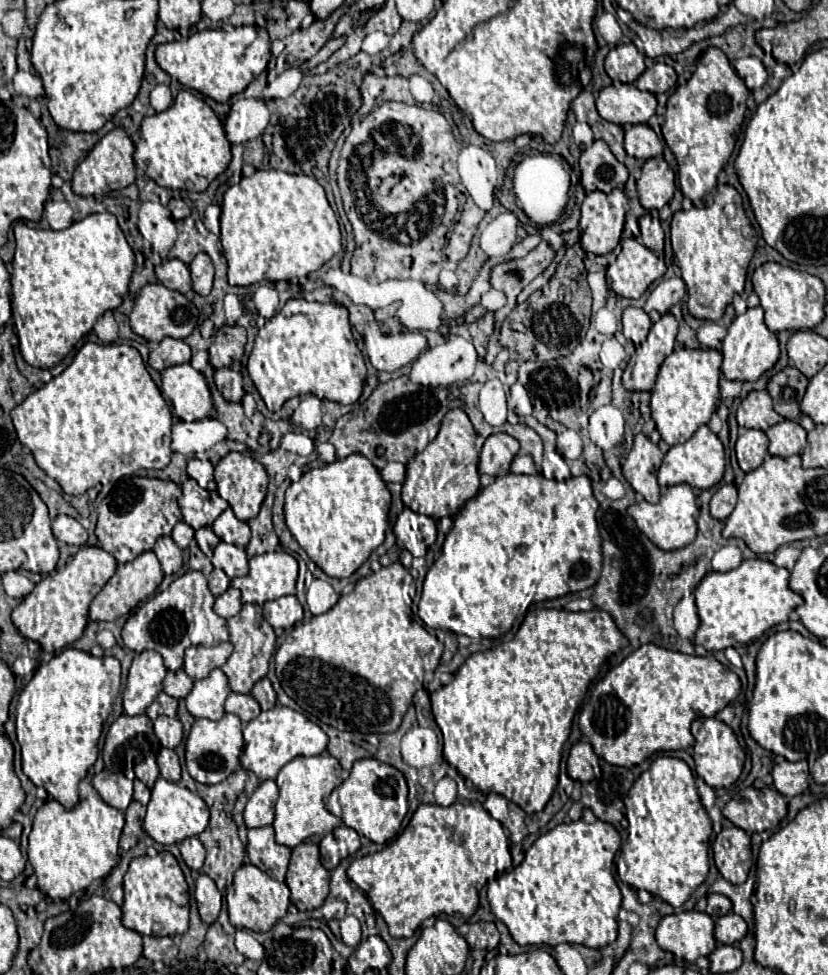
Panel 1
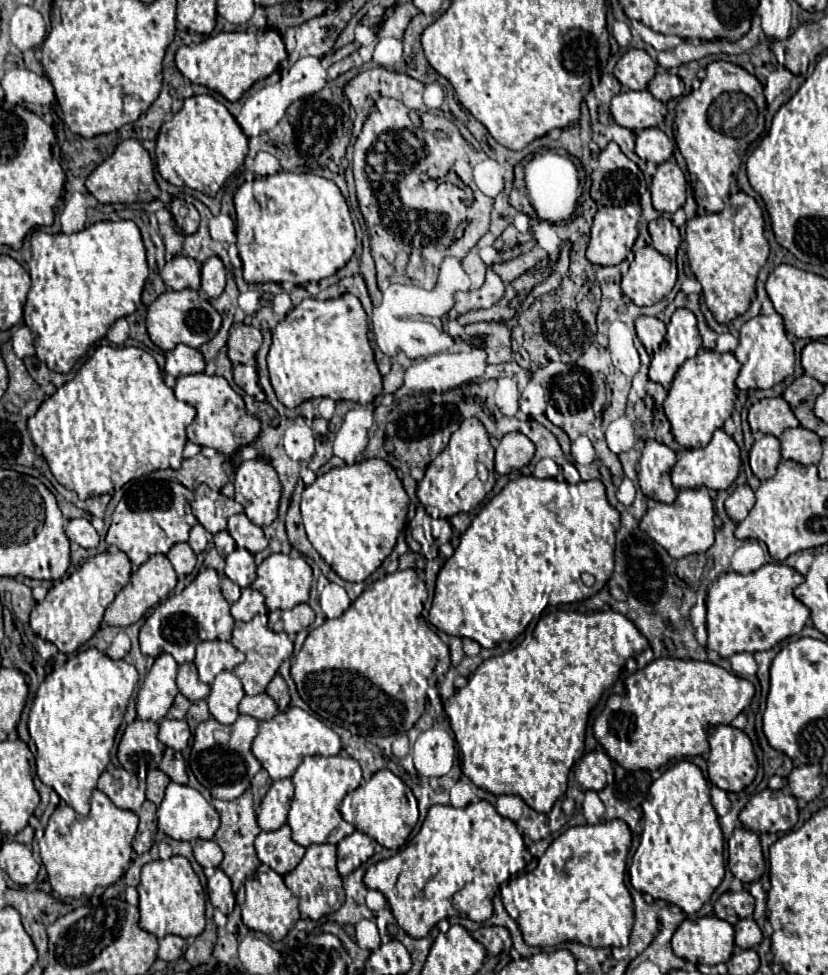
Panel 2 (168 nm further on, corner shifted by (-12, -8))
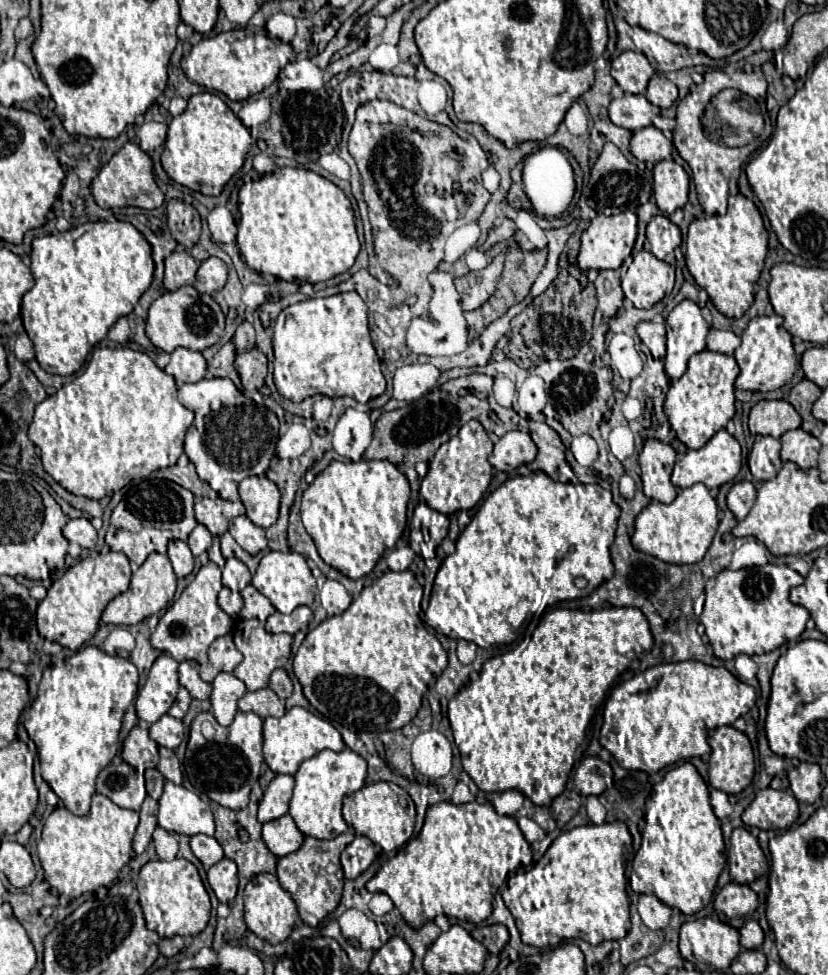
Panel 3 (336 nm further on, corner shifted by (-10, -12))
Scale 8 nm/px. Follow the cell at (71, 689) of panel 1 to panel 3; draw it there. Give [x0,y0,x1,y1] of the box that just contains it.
[23,646,139,816]

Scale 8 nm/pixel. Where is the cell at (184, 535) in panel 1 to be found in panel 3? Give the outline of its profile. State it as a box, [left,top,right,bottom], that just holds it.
[189,524,211,556]

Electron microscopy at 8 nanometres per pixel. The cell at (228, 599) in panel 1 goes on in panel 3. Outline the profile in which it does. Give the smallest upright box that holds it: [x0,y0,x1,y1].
[239,584,275,622]

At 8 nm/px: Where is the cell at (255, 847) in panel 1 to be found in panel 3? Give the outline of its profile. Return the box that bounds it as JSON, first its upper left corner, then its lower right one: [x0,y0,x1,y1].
[263,814,303,858]

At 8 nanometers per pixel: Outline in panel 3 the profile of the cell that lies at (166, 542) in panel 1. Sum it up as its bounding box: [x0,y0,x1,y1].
[167,540,195,578]

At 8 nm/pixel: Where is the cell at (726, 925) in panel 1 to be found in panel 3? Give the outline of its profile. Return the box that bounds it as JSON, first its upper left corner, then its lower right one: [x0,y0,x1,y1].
[739,920,763,950]

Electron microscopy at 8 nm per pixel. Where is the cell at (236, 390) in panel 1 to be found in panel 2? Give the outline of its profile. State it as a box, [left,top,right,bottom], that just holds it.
[233,364,261,396]

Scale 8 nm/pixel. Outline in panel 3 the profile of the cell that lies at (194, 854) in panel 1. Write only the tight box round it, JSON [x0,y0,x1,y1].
[191,834,223,868]

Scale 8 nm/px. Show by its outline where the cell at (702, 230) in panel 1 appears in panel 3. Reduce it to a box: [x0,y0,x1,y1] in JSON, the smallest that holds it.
[685,194,767,318]

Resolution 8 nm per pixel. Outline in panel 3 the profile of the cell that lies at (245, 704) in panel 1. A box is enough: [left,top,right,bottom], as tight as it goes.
[239,688,285,718]

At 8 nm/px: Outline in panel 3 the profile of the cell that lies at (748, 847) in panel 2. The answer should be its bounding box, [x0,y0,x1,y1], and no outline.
[727,828,769,884]

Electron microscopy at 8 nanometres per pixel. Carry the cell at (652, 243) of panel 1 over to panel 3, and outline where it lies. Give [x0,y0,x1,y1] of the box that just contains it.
[647,216,683,266]

